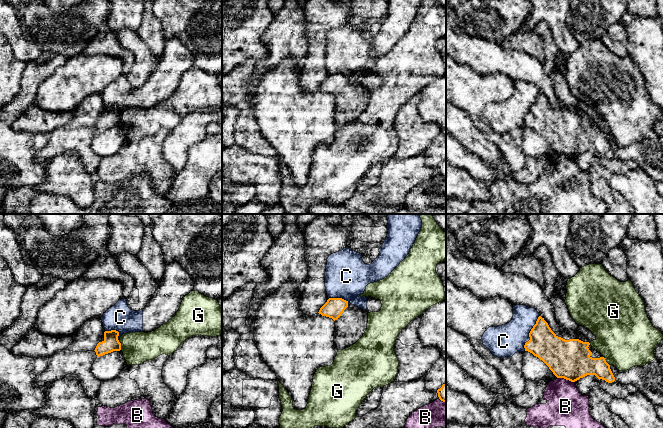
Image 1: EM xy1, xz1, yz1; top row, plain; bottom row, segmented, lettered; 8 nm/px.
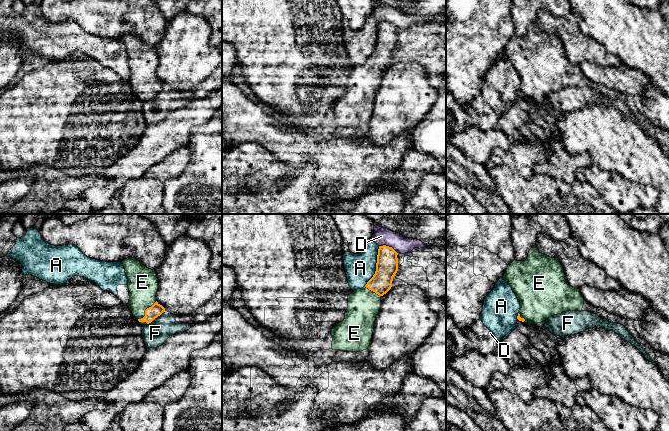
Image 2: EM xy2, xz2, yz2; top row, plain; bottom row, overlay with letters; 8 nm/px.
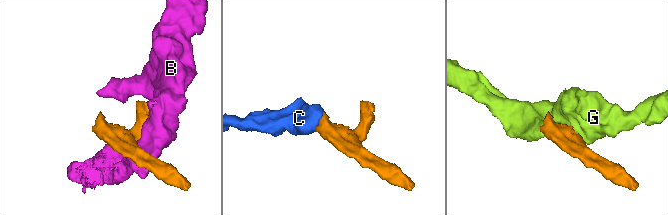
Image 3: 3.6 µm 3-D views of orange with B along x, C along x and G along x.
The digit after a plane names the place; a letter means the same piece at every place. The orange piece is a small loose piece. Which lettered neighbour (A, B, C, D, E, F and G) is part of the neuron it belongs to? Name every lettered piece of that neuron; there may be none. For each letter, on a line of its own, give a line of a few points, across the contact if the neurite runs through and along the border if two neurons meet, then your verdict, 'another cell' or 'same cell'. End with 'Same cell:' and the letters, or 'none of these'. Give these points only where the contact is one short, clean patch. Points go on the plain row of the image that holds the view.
A: another cell
B: another cell
C: yz1 (539, 92), (529, 109), (529, 115), (524, 121), (524, 126) | another cell
D: xz2 (379, 21), (388, 21), (397, 29) | another cell
E: xy2 (155, 86), (145, 87), (142, 79), (142, 58) | same cell
F: xy2 (165, 86), (147, 100) | another cell
G: another cell
Same cell: E

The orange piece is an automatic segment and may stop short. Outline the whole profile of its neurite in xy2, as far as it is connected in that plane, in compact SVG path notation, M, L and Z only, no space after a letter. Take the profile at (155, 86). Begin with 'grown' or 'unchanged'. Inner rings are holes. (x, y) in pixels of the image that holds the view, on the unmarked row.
grown | M135 34L121 37L128 55L129 79L127 82L140 101L151 99L165 84L156 77L158 54L155 46L145 43Z

